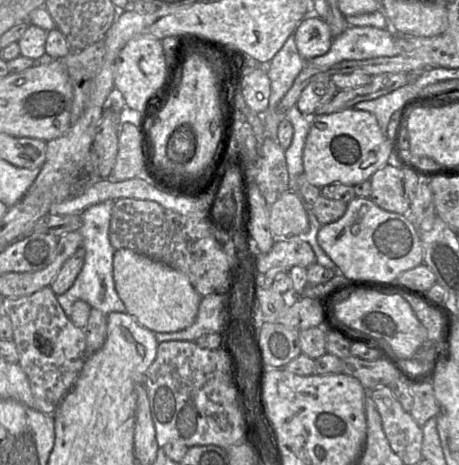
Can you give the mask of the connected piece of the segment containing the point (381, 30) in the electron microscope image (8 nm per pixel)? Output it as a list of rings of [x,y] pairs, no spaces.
[[[381,10],[368,14],[345,16],[349,27],[340,35],[333,37],[328,52],[306,60],[306,65],[332,67],[345,60],[365,60],[377,57],[393,57],[404,51],[404,40],[400,34],[389,28],[388,20]]]

